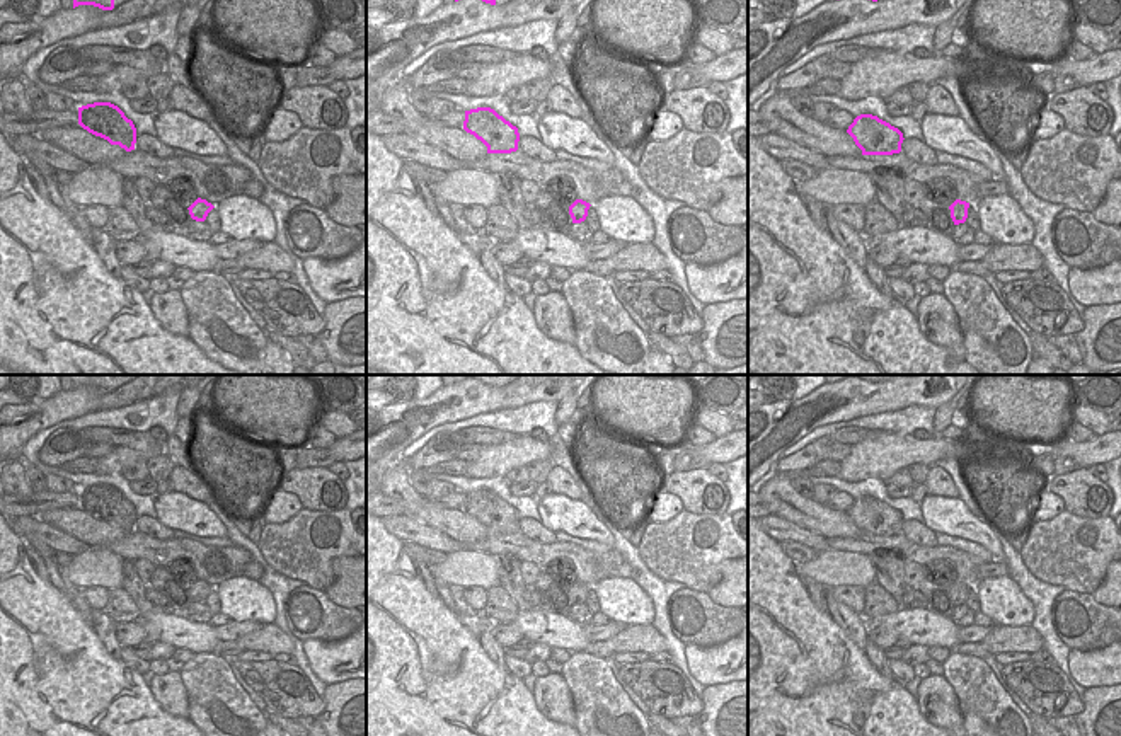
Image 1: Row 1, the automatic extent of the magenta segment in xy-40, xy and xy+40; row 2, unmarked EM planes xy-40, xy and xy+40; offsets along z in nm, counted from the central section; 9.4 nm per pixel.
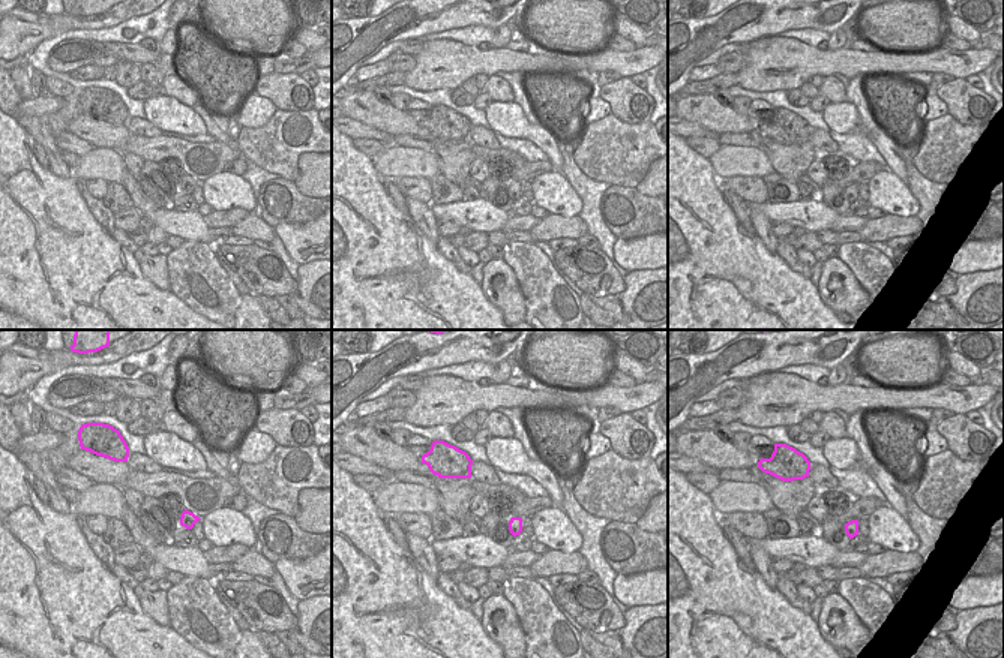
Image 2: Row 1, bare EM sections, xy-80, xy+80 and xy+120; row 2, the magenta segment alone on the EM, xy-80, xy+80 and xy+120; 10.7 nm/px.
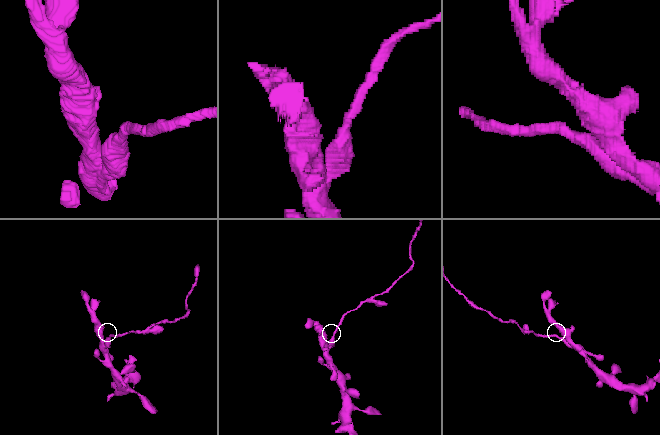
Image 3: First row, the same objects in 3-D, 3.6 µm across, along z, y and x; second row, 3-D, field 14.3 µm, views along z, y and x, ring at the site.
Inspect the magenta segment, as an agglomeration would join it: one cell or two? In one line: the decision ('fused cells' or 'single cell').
fused cells

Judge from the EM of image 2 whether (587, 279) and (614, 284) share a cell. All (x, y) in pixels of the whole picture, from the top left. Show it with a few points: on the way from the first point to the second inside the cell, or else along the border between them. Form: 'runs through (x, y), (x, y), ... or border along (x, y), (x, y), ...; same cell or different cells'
runs through (593, 279), (608, 284); same cell

